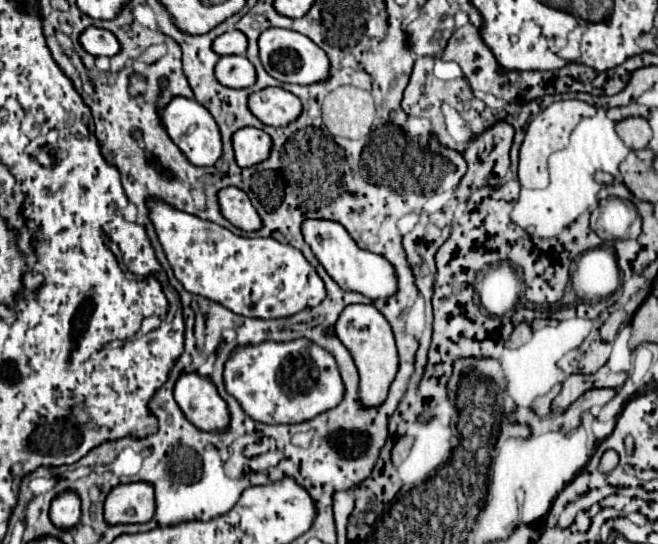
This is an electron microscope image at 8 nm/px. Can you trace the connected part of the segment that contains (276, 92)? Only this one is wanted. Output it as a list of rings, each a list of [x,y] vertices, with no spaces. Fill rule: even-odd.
[[[266,87],[258,93],[252,93],[248,105],[250,111],[264,125],[274,125],[274,127],[286,127],[302,115],[300,99],[282,87]]]

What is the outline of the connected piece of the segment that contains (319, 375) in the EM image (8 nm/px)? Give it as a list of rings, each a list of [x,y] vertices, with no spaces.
[[[294,339],[288,343],[264,341],[260,345],[238,347],[234,351],[234,355],[236,355],[236,359],[232,359],[224,369],[226,391],[240,401],[246,415],[250,415],[254,421],[268,423],[268,425],[304,423],[304,421],[314,419],[322,411],[334,409],[342,401],[344,383],[342,383],[342,377],[340,377],[334,357],[308,339]]]

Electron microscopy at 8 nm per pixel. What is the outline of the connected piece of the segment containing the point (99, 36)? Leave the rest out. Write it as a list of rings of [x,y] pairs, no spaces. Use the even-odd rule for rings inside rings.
[[[88,27],[82,35],[80,35],[80,43],[82,47],[92,53],[94,57],[106,55],[106,57],[114,57],[116,53],[120,53],[120,43],[116,39],[116,35],[112,31],[106,29],[98,29],[98,27]]]

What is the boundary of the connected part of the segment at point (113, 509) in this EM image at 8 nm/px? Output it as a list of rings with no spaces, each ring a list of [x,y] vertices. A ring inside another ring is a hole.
[[[148,483],[118,485],[104,501],[104,521],[108,525],[146,523],[154,517],[154,489]]]

